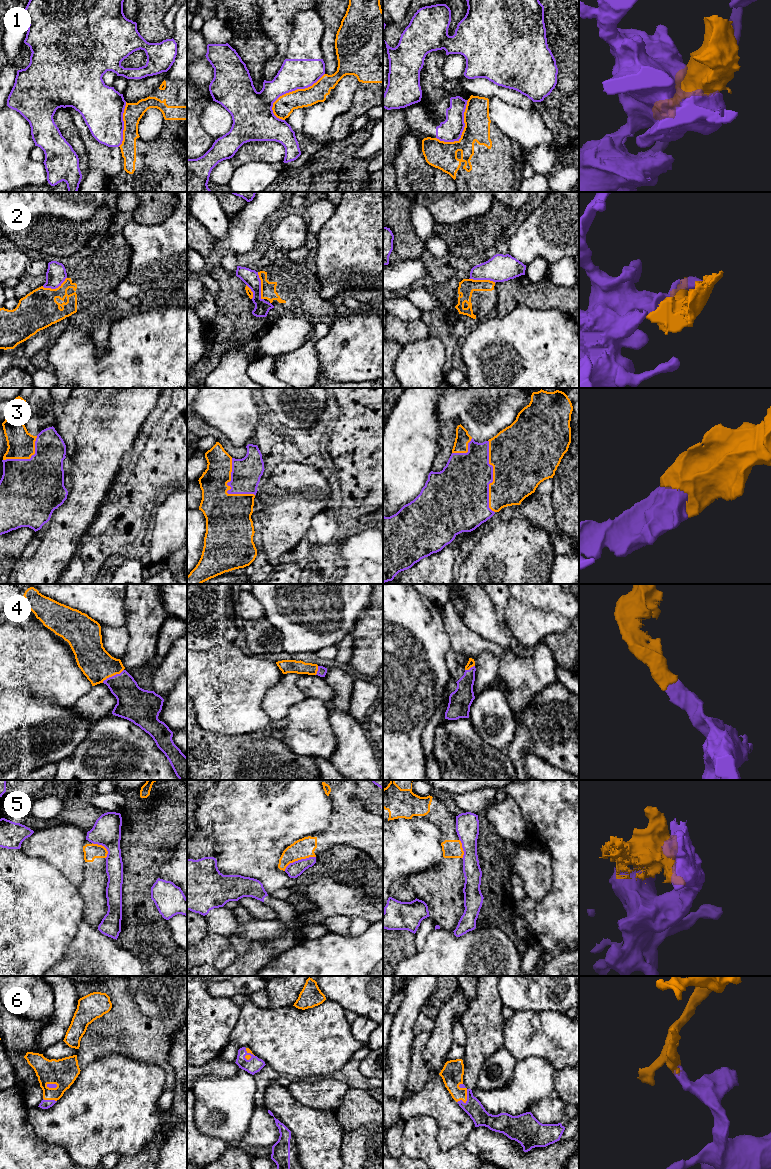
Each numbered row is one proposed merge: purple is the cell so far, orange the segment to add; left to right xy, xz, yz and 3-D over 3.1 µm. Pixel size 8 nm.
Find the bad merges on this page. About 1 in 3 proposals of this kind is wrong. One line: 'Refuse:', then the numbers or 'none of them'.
Refuse: 1, 2, 5

